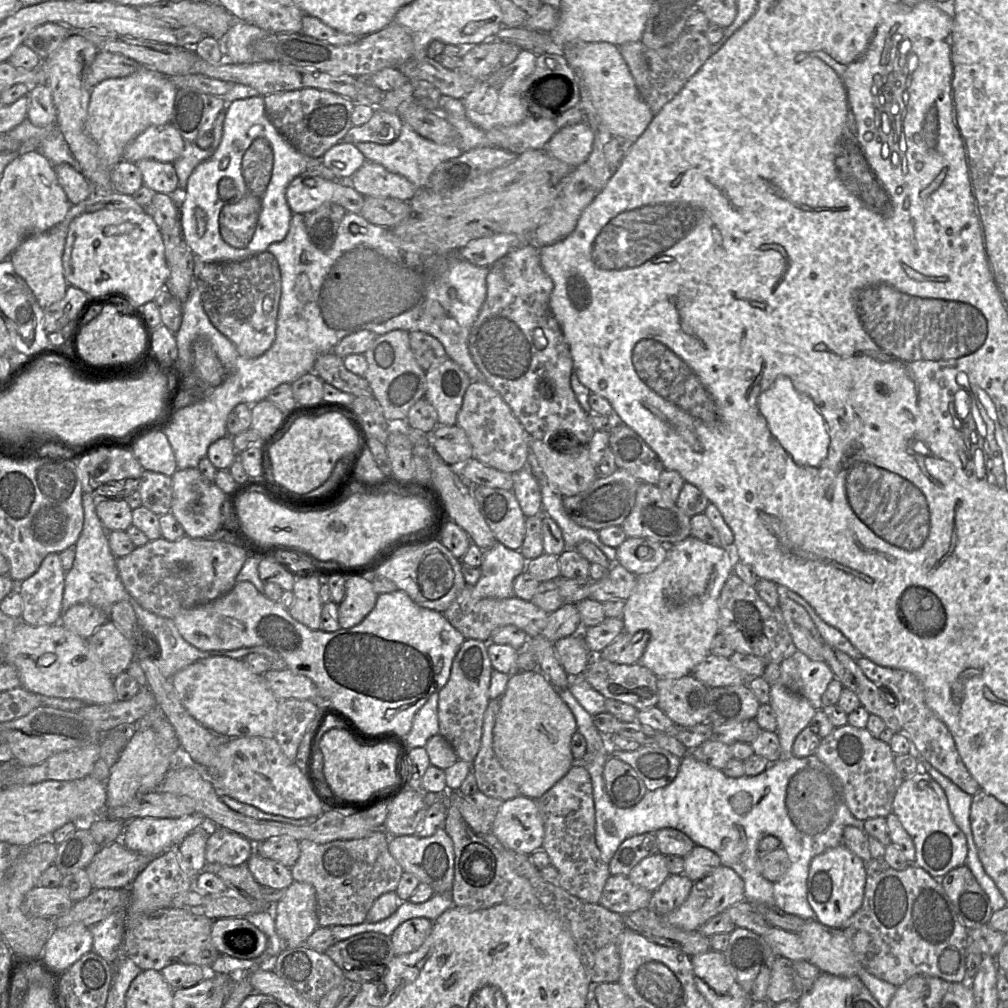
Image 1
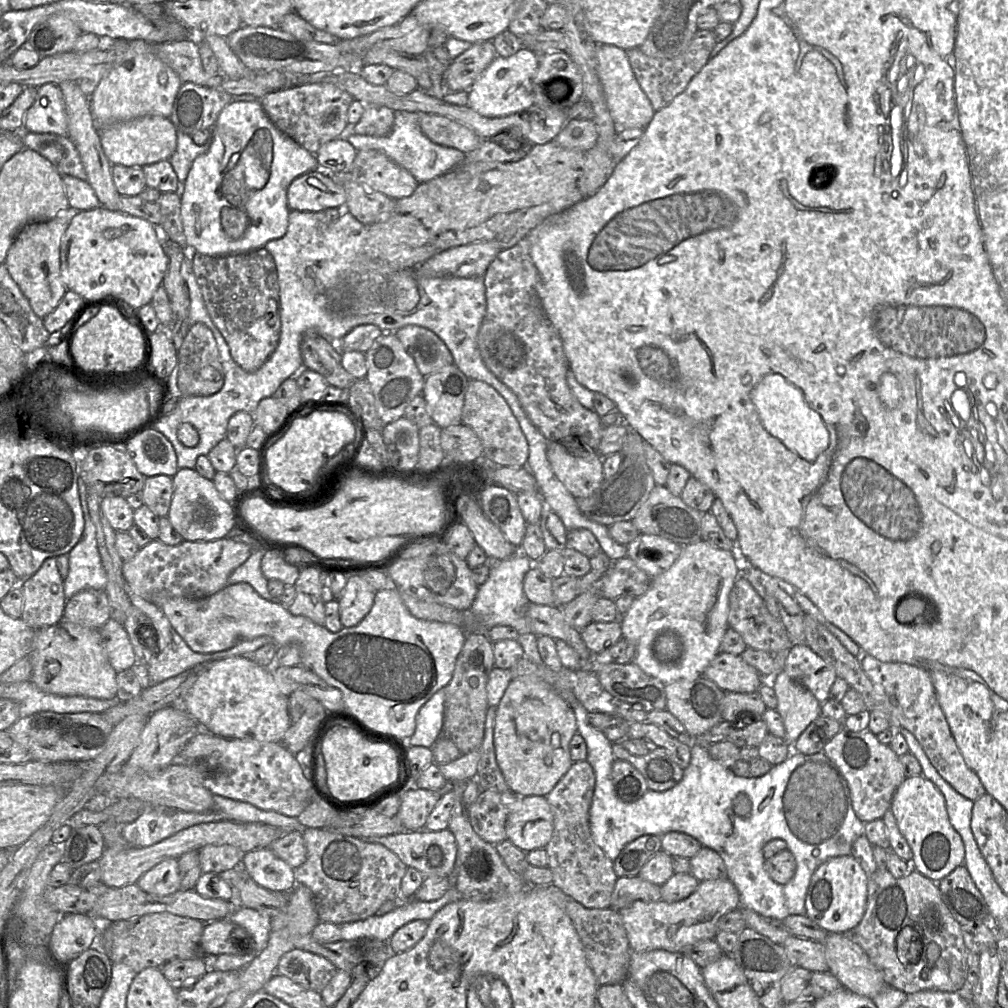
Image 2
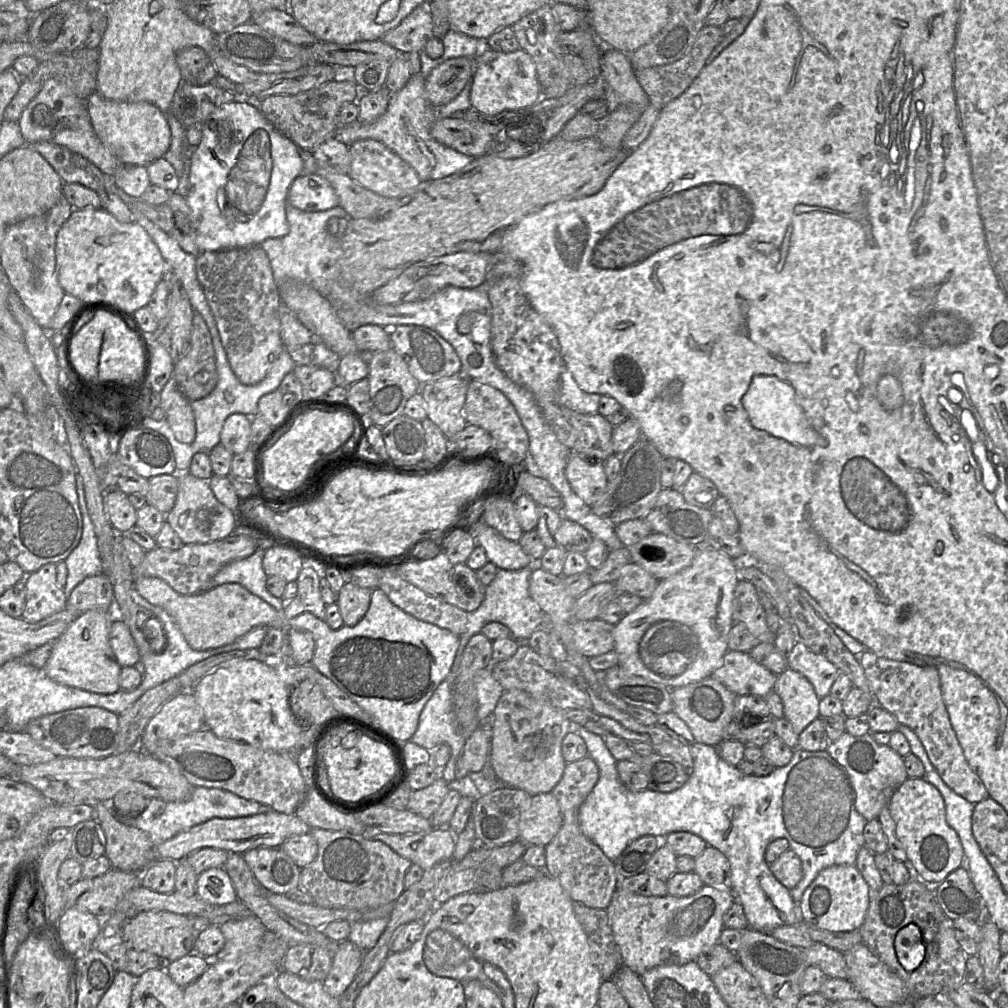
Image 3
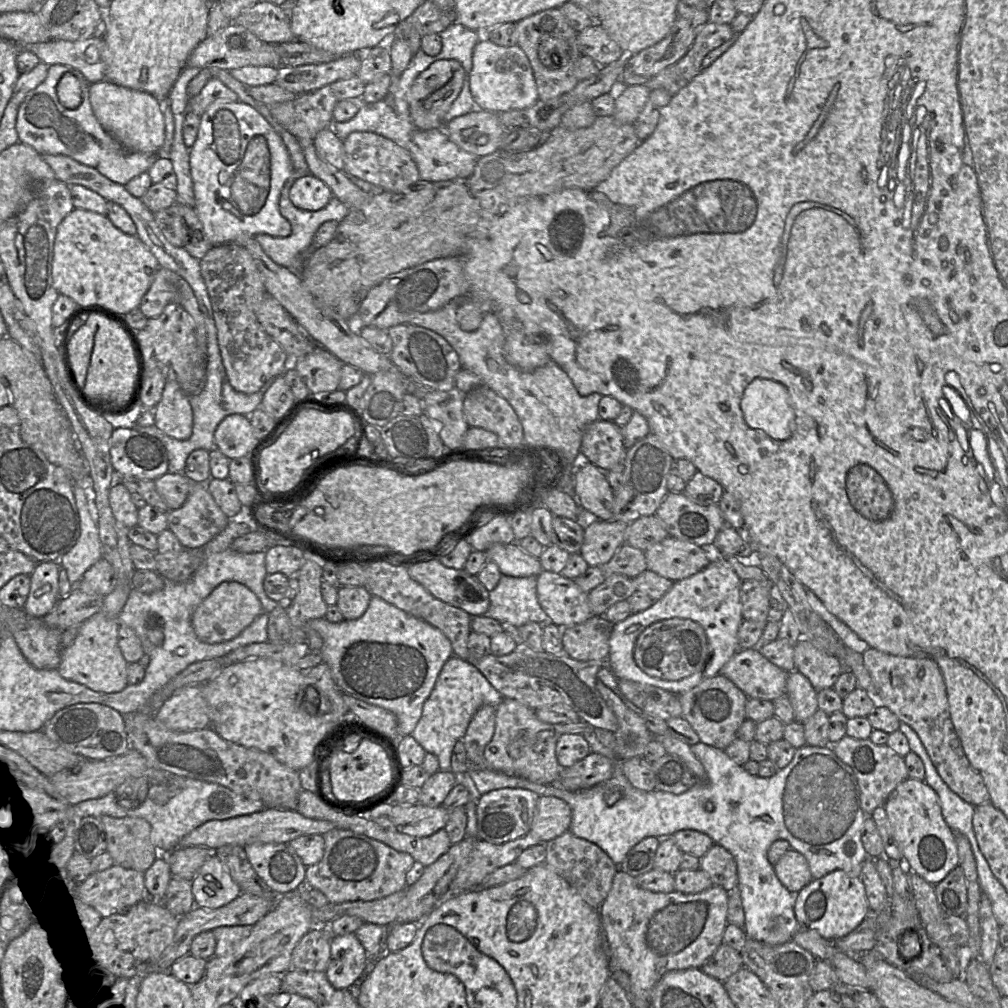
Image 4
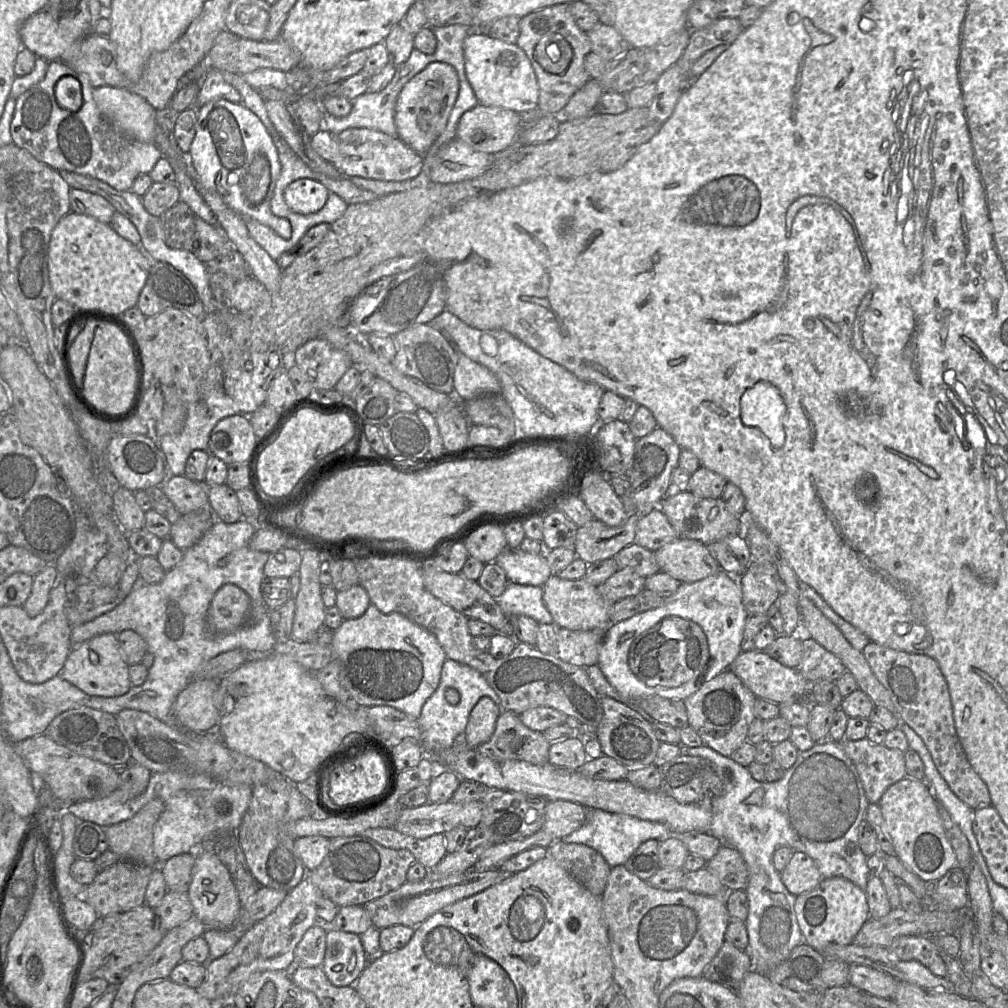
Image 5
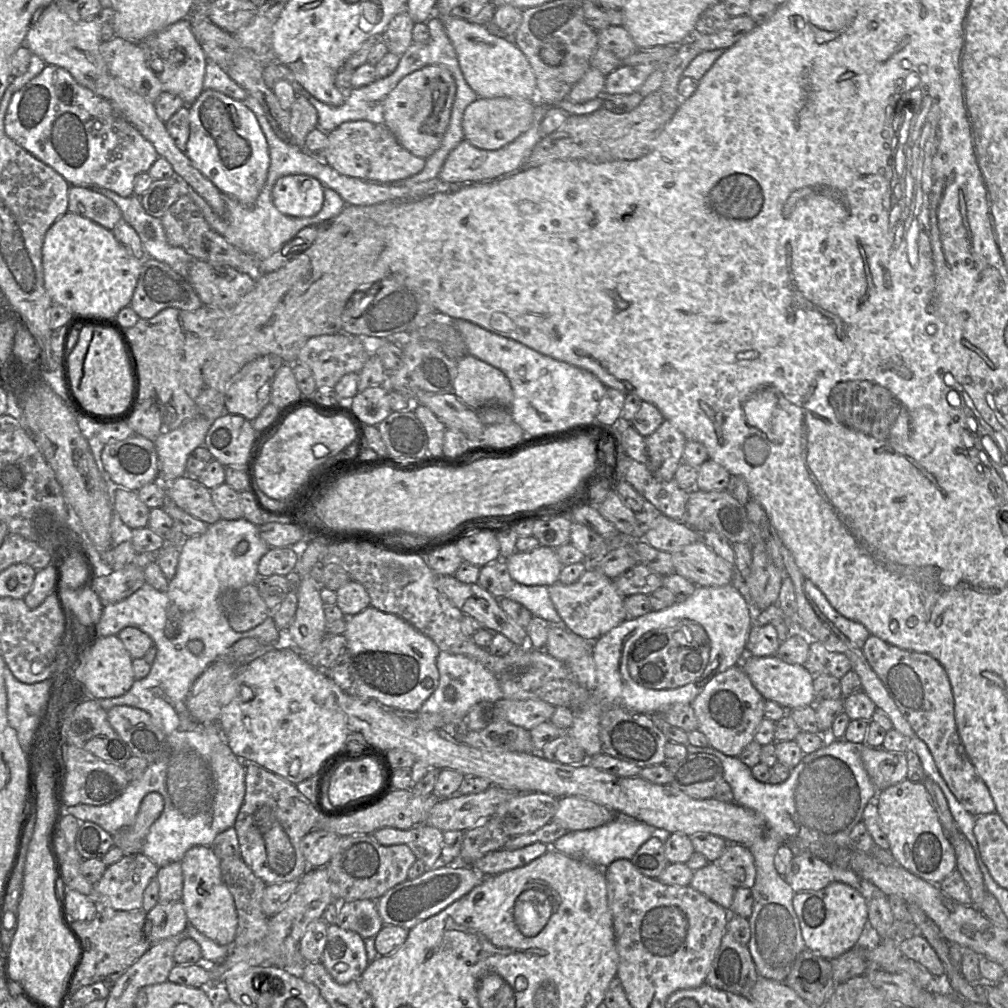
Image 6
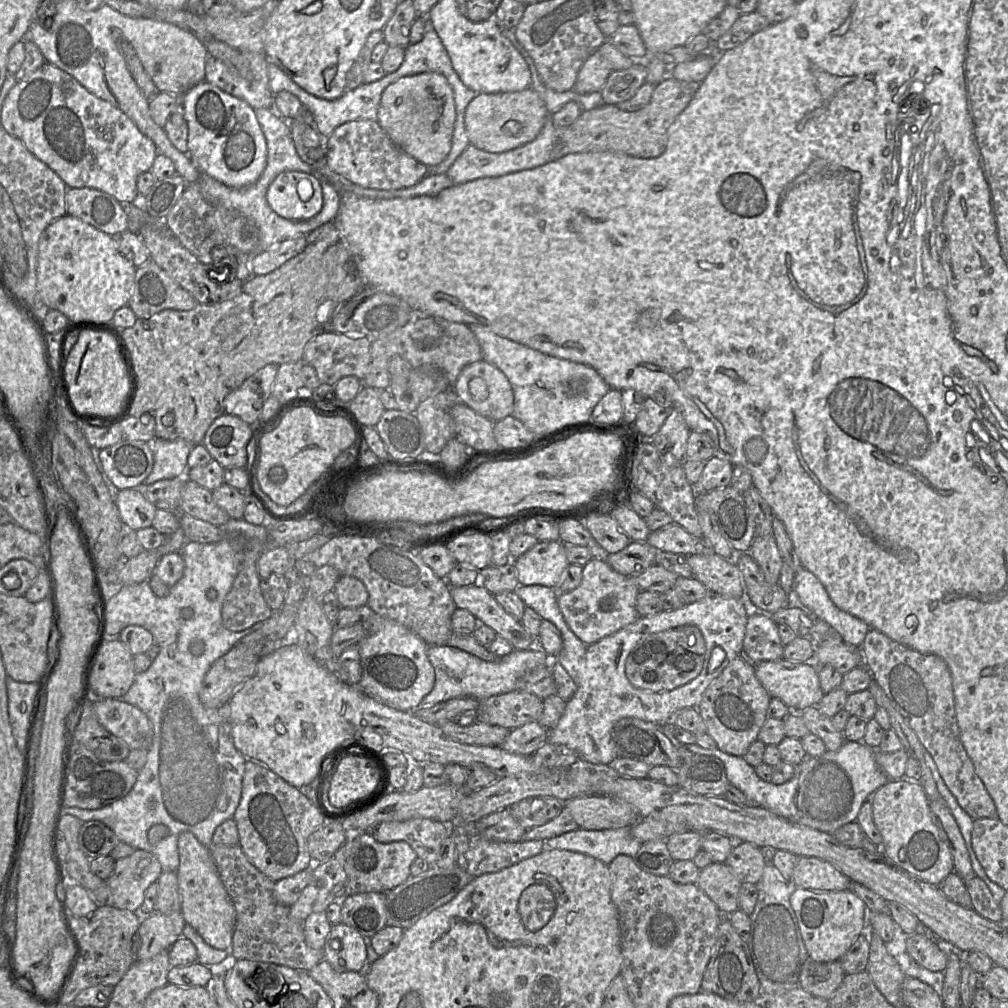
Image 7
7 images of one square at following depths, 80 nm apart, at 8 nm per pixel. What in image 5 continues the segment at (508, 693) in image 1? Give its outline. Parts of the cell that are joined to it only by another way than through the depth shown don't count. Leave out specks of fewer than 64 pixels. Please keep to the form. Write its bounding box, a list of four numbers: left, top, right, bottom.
[476,710,550,765]

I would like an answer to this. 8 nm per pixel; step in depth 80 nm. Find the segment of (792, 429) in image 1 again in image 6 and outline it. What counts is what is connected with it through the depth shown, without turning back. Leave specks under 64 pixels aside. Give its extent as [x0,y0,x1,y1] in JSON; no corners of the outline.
[743,390,778,443]

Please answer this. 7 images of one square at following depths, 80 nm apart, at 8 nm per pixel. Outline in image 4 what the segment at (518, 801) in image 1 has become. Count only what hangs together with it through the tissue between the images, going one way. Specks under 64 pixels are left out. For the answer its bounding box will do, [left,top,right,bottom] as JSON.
[531,796,572,844]

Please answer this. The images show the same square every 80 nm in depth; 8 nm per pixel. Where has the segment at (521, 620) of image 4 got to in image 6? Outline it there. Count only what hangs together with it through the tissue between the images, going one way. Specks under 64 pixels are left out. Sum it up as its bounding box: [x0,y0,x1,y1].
[505,582,568,629]

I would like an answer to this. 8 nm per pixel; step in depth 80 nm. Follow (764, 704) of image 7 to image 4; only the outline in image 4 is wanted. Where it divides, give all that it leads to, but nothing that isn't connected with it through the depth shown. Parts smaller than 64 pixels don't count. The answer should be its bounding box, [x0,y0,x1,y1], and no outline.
[678,673,748,750]

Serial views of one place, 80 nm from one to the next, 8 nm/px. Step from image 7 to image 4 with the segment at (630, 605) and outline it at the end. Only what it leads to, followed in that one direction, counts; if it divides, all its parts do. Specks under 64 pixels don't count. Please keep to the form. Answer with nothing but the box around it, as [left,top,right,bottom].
[537,570,594,629]

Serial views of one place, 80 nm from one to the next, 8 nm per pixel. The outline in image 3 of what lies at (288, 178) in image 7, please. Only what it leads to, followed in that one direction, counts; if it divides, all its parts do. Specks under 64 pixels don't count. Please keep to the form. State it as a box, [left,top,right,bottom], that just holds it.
[287,173,339,211]

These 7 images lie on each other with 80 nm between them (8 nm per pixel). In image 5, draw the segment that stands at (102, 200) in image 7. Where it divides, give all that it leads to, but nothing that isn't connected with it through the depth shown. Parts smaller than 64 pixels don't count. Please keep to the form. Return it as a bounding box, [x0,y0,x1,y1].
[69,187,116,224]

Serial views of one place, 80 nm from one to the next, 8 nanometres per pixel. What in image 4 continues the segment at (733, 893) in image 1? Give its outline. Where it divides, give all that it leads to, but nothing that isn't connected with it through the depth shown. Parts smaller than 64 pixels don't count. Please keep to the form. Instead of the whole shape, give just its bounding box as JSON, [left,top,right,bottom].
[599,872,729,1001]

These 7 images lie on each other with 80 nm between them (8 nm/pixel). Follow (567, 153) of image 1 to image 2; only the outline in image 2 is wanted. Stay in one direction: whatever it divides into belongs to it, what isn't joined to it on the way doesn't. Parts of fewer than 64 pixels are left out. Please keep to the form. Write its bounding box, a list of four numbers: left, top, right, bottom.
[554,119,598,151]

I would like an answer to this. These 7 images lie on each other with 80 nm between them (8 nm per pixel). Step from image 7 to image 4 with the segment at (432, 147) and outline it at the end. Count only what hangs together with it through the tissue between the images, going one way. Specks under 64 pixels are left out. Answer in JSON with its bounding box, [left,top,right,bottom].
[409,59,465,131]

